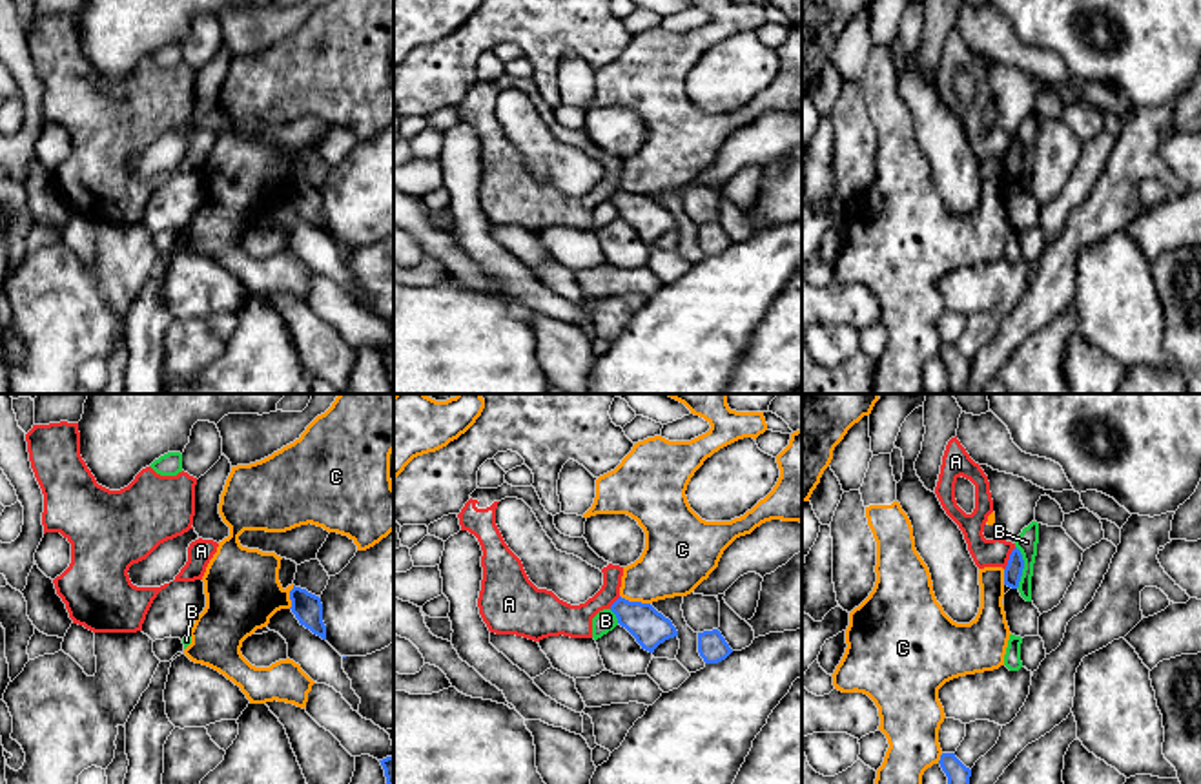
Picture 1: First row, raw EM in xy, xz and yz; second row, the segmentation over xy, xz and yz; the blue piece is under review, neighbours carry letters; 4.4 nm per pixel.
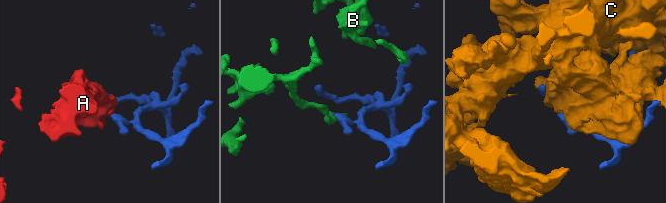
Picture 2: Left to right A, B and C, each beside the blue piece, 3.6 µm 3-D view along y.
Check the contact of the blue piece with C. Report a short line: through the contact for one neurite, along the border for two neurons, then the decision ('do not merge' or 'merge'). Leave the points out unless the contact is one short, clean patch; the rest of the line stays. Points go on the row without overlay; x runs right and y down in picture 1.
do not merge

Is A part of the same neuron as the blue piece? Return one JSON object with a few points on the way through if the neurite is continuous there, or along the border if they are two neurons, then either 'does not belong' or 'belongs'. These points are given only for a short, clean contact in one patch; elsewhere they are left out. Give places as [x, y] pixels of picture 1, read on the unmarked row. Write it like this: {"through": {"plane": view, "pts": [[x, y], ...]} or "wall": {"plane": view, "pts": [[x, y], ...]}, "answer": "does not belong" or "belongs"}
{"wall": {"plane": "yz", "pts": [[1016, 139], [1005, 161]]}, "answer": "does not belong"}

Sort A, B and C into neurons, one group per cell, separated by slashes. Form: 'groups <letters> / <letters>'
groups A / B / C

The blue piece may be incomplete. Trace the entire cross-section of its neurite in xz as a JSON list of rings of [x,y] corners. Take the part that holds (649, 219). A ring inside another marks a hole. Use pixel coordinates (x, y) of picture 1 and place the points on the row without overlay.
[[[618,190],[611,202],[616,206],[618,215],[625,219],[642,241],[654,244],[654,241],[669,230],[678,228],[676,219],[669,210],[658,204],[651,195],[629,193]]]

